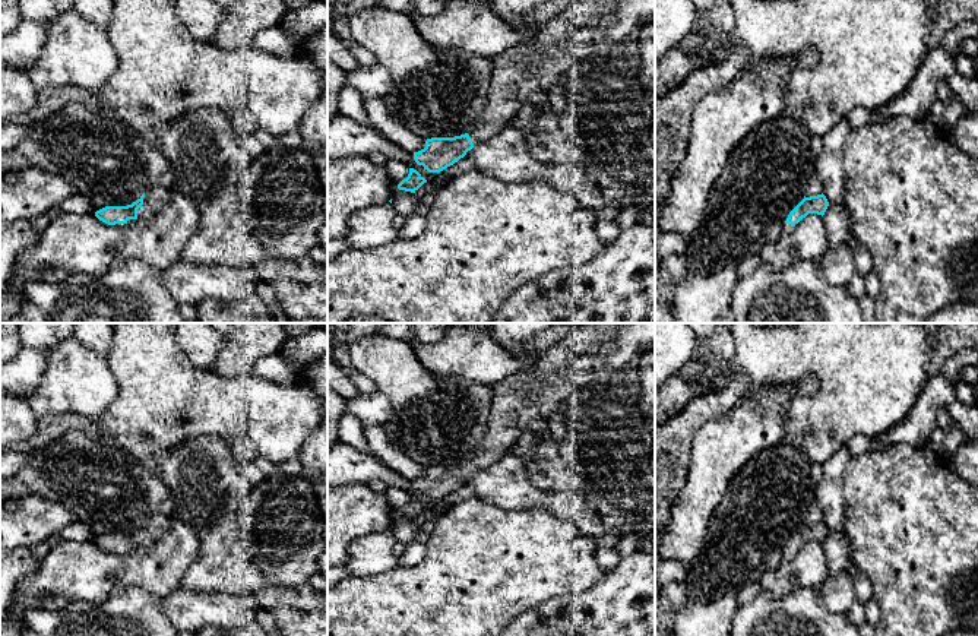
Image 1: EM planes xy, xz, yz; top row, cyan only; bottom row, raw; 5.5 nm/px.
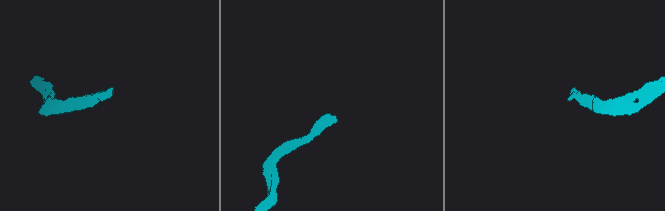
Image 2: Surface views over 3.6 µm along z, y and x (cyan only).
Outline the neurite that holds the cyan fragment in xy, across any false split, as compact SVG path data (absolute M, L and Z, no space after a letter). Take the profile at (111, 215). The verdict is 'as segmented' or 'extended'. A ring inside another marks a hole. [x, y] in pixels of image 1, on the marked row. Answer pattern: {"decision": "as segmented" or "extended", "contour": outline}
{"decision": "extended", "contour": "M151 187L136 202L127 206L105 206L95 216L108 224L132 225L136 219L156 215L171 199L173 189Z"}

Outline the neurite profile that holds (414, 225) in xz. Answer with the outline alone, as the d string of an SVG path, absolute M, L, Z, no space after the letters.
M415 212L411 216L405 218L403 227L398 231L398 238L414 240L425 231L425 227L425 215Z

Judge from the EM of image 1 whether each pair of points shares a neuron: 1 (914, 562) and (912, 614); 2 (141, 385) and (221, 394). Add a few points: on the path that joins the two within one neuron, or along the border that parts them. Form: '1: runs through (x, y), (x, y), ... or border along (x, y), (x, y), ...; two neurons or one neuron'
1: runs through (915, 575), (912, 601); one neuron
2: runs through (161, 391), (164, 394), (201, 394); one neuron

